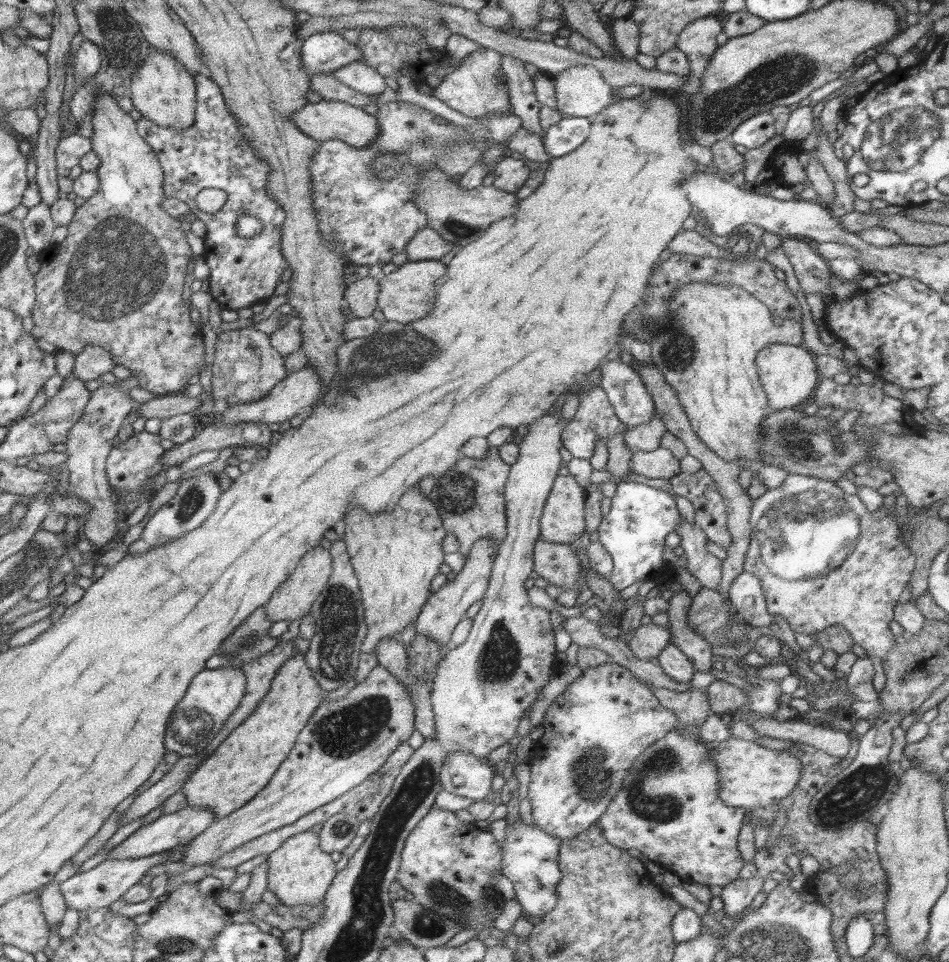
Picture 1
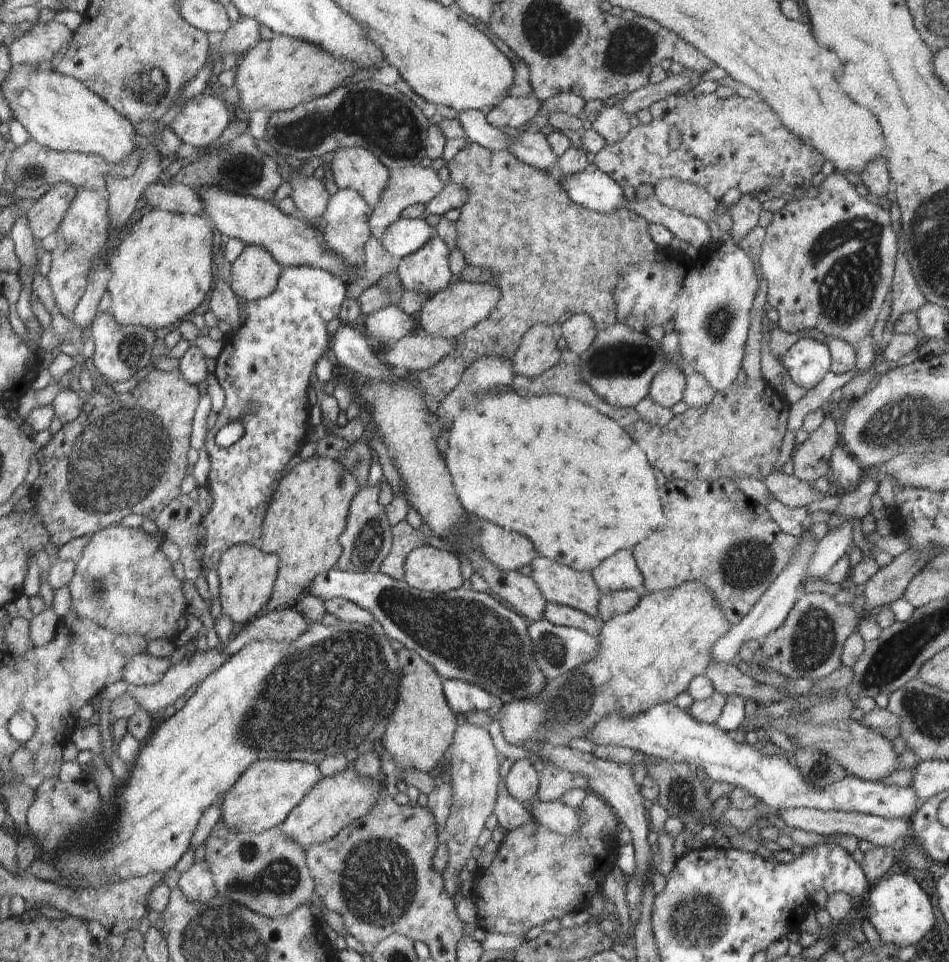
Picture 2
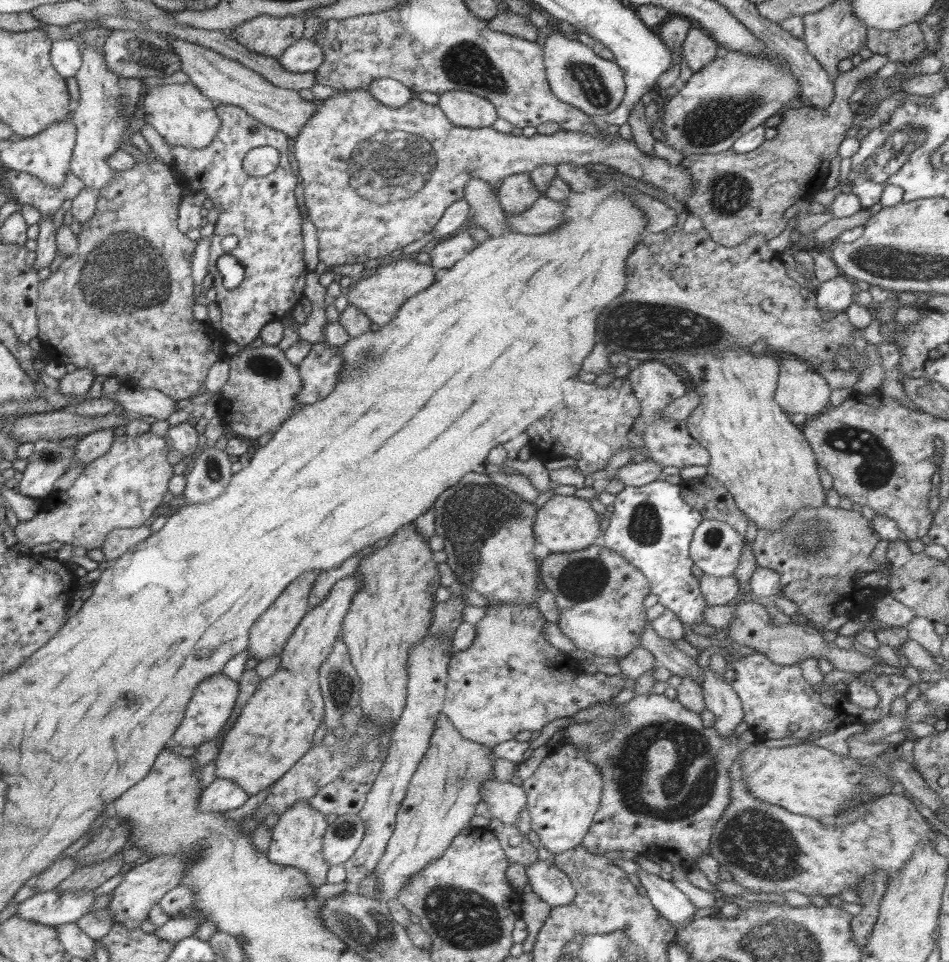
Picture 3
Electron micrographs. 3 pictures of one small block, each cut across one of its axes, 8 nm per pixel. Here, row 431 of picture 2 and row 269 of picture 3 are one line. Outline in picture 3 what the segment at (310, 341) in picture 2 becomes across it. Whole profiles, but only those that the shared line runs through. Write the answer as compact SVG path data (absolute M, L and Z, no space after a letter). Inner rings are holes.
M216 103L216 112L220 117L220 130L214 138L214 142L206 148L188 150L184 146L170 145L173 160L169 168L178 173L179 184L186 189L196 192L206 191L208 199L212 199L214 208L220 212L214 238L210 244L209 272L214 276L213 288L216 289L216 303L221 310L220 331L228 340L245 347L259 337L262 327L268 322L281 321L282 317L291 314L294 307L304 301L304 290L308 271L303 260L304 246L302 237L301 218L297 200L294 196L298 178L290 168L288 156L288 136L282 131L274 130L262 124L257 118L250 116L239 106ZM258 146L272 146L279 152L279 165L274 172L263 176L261 179L251 179L242 167L242 160L249 150ZM228 235L238 237L238 245L228 252L236 262L244 268L245 276L242 283L235 290L226 290L223 286L223 277L217 271L218 258L227 252L221 246L221 241Z

